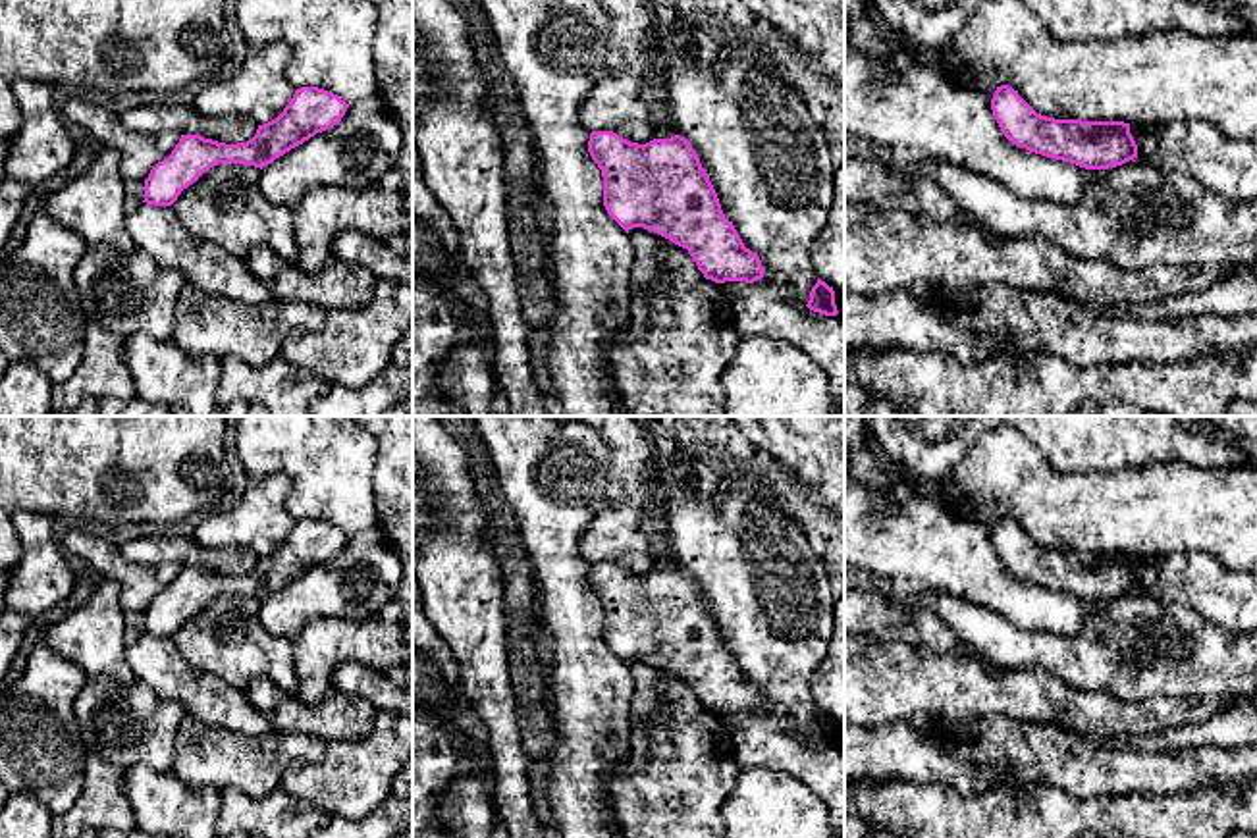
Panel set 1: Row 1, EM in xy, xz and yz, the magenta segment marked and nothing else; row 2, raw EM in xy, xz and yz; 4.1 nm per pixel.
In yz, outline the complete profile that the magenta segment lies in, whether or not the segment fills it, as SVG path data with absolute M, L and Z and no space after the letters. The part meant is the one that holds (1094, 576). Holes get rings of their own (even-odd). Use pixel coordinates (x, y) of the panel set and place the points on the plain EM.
M1008 516L997 518L991 541L1012 576L1047 589L1085 601L1109 601L1137 589L1130 555L1124 553L1047 549Z

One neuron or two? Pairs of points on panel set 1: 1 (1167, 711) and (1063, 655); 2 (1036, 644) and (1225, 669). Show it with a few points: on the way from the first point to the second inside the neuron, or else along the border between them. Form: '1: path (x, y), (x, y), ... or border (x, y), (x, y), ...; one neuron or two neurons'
1: border (1099, 692), (1126, 702), (1153, 698), (1190, 700); two neurons
2: path (1082, 661), (1107, 661), (1136, 682), (1178, 669); one neuron

